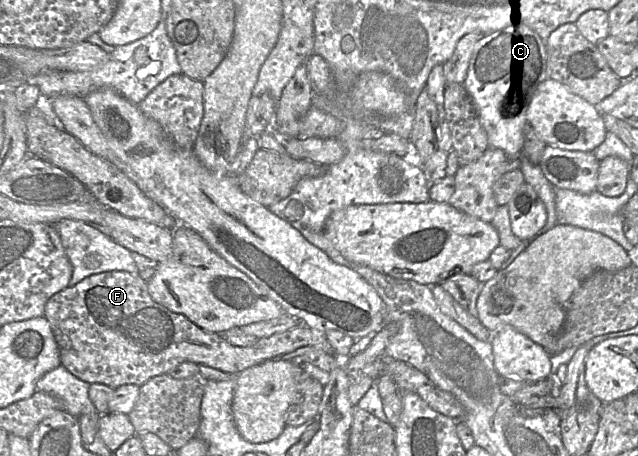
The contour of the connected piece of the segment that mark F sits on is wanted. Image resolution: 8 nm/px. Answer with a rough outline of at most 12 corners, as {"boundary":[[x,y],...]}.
{"boundary":[[126,271],[48,300],[61,365],[141,386],[182,362],[238,374],[302,348],[307,326],[234,346]]}

